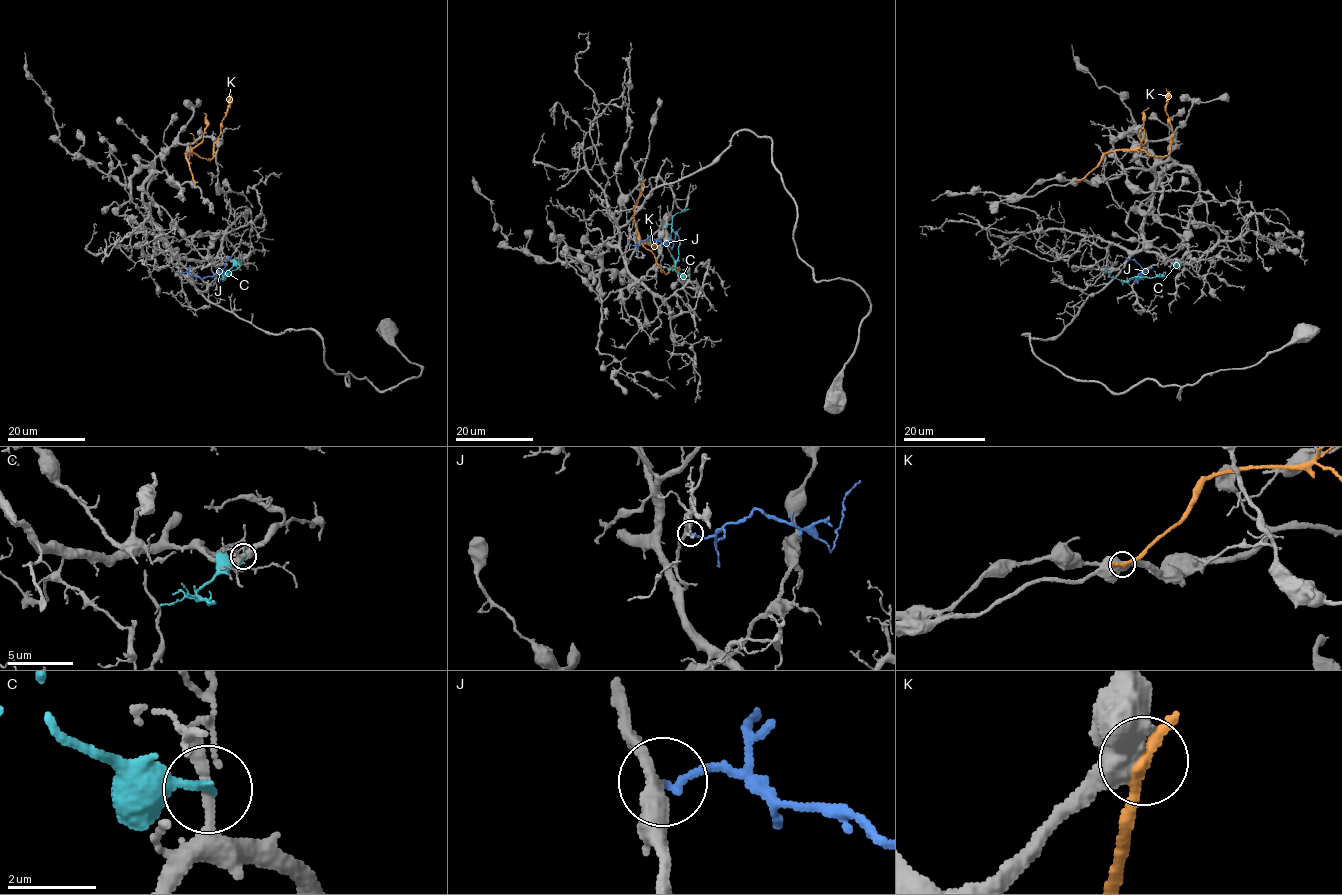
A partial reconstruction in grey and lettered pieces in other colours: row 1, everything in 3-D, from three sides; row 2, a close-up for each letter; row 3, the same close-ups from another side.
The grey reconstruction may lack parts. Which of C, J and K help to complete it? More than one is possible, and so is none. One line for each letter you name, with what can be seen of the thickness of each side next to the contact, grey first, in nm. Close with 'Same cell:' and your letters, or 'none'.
J: 320/170 nm
Same cell: J

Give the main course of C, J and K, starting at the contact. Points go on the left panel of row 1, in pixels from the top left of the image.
C: (241, 260), (227, 272), (232, 274), (224, 279), (224, 275), (241, 264)
J: (181, 273), (200, 278), (212, 276), (223, 269), (227, 258), (232, 256)
K: (195, 182), (186, 154), (191, 152), (211, 159), (231, 94)

